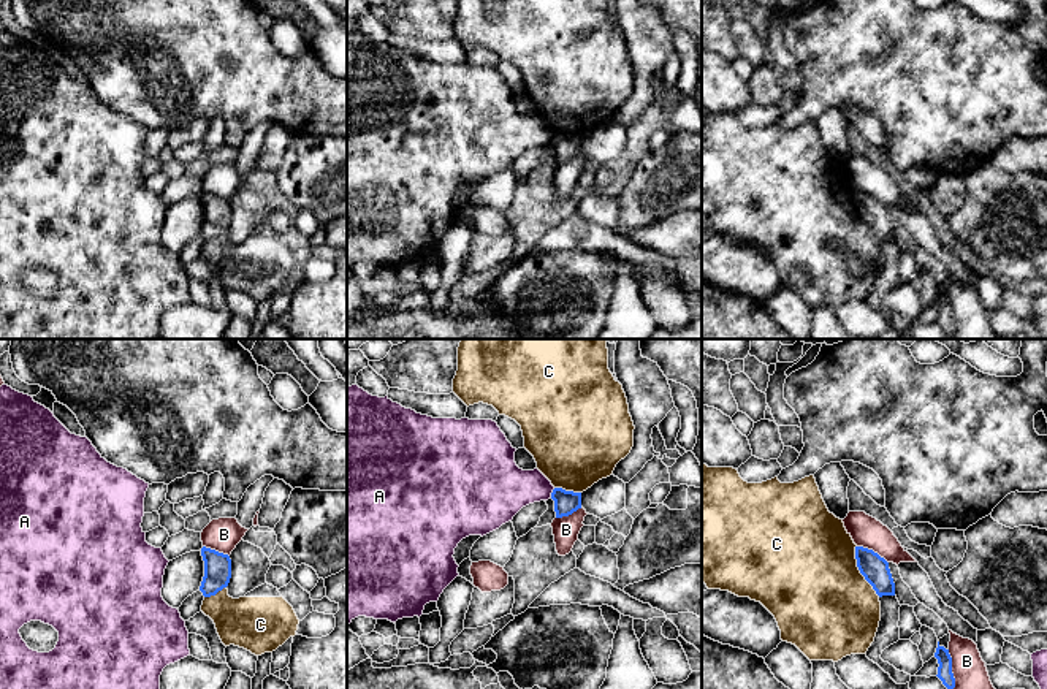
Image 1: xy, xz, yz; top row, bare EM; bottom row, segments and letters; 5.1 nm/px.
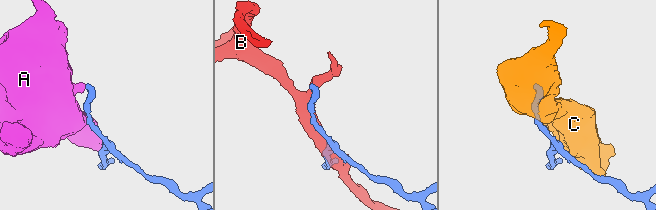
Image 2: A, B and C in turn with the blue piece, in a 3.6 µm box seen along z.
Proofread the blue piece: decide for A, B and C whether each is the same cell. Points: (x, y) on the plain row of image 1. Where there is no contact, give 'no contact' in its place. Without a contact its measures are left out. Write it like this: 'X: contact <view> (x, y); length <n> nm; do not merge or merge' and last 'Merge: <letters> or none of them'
A: contact xz (552, 138); length 50 nm; do not merge
B: contact yz (871, 195); length 180 nm; do not merge
C: contact yz (859, 214); length 300 nm; do not merge
Merge: none of them

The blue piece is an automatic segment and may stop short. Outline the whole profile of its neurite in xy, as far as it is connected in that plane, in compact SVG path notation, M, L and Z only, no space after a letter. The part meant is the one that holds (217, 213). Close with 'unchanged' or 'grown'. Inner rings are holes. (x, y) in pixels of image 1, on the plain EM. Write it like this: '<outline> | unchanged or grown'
M206 192L201 193L201 201L204 206L204 222L200 236L204 242L211 242L228 231L231 223L231 204L228 200Z | unchanged

